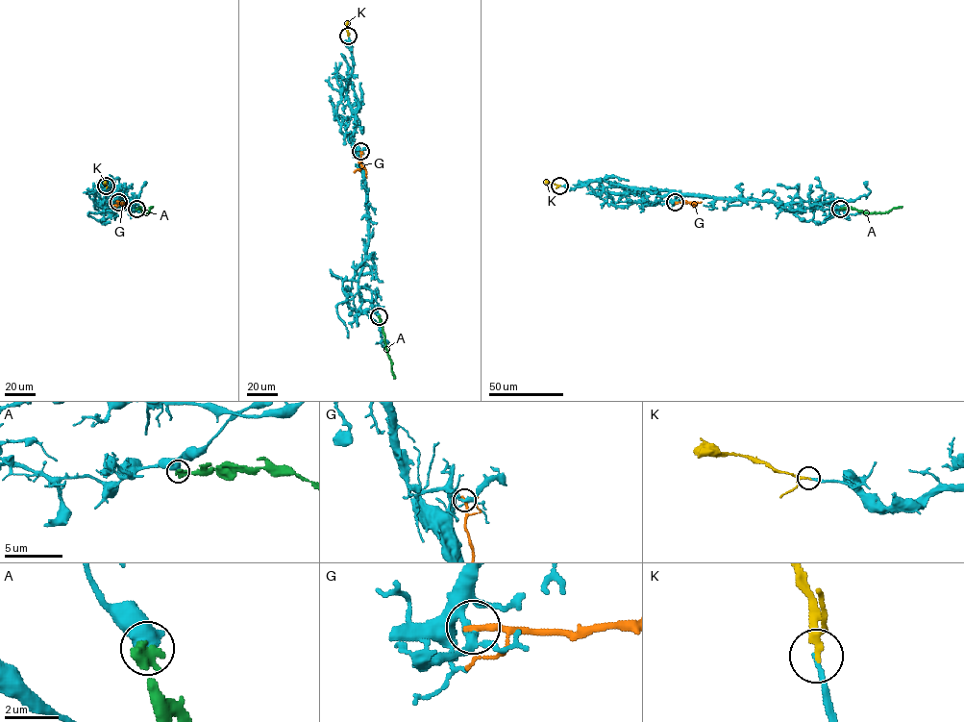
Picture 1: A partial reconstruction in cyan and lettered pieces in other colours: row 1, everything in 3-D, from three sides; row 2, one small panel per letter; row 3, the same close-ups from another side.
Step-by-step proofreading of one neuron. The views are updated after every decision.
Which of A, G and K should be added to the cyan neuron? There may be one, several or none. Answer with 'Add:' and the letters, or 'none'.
Add: K

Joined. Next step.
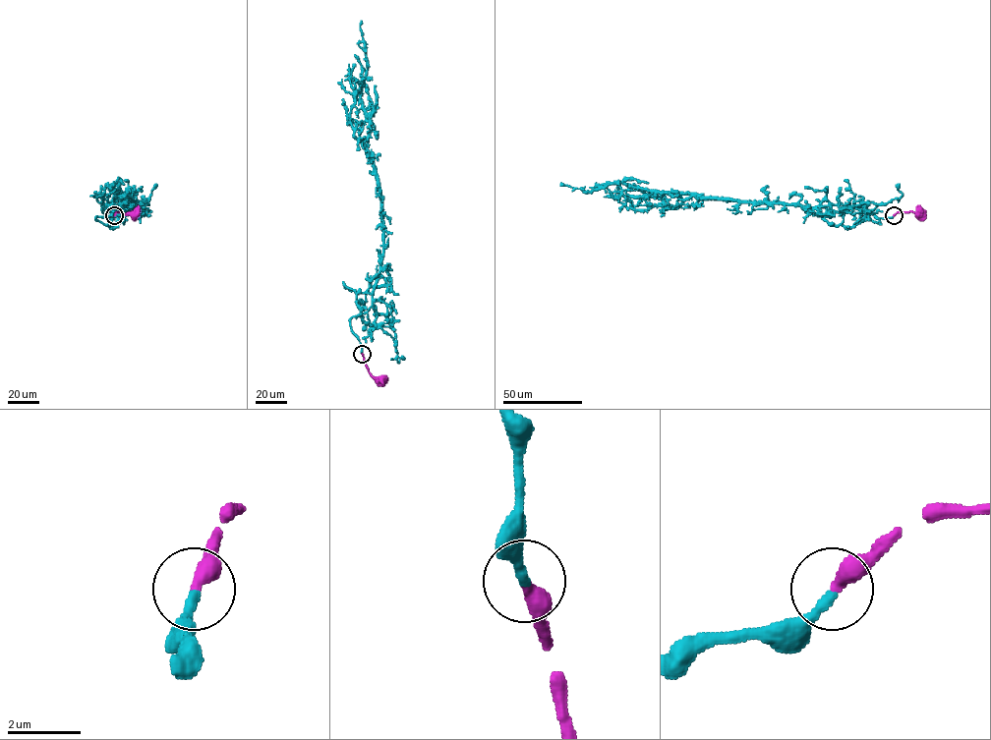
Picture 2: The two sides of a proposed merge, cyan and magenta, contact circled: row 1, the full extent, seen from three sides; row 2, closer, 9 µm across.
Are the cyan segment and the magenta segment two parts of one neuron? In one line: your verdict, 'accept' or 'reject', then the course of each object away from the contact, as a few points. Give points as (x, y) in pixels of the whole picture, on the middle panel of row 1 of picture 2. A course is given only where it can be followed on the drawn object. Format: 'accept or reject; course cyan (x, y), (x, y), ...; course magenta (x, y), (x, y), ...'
accept; course cyan (362, 354), (350, 319), (372, 305), (382, 242), (361, 97), (361, 21); course magenta (362, 354), (369, 373), (384, 379)

